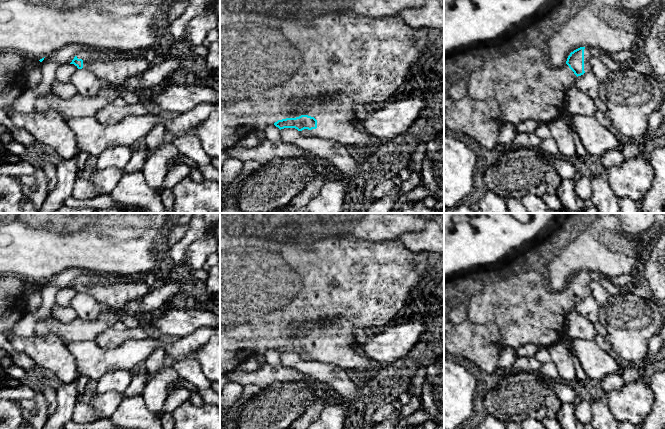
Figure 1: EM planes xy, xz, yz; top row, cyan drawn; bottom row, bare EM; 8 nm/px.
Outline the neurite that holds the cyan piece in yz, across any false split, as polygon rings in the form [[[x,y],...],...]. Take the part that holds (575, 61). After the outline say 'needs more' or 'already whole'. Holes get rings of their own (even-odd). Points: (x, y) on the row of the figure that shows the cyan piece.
[[[529,47],[513,52],[511,55],[486,59],[470,74],[468,96],[475,100],[495,99],[504,121],[513,125],[534,120],[548,124],[565,110],[566,94],[577,78],[591,70],[589,48],[580,47],[567,58],[561,67],[548,67],[537,47]]]; needs more

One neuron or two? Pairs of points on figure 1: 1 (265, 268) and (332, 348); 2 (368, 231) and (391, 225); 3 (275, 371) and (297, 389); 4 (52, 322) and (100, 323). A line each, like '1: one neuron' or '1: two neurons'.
1: one neuron
2: one neuron
3: two neurons
4: one neuron

